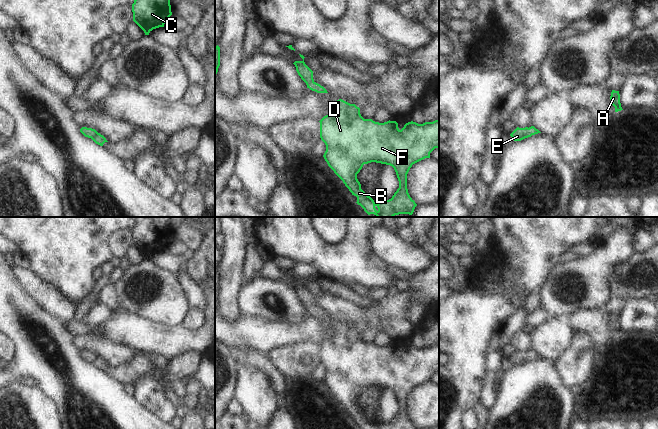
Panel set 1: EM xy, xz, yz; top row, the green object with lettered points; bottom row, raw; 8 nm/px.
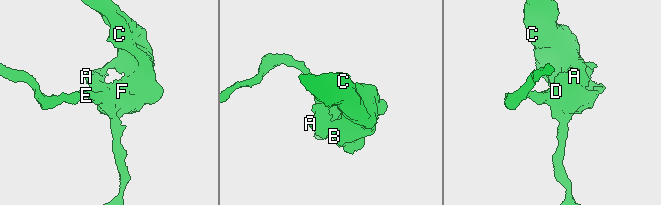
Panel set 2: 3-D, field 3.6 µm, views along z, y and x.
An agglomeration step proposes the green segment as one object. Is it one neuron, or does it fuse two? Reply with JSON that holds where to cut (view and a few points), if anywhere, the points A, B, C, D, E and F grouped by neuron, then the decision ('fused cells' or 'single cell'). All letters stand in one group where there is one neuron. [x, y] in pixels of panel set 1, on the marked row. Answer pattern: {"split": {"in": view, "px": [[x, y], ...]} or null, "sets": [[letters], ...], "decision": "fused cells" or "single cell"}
{"split": null, "sets": [["A", "B", "C", "D", "E", "F"]], "decision": "single cell"}

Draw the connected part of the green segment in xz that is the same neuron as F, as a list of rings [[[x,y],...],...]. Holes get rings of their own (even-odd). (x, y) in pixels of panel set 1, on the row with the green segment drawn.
[[[339,99],[333,105],[333,112],[324,116],[319,122],[320,138],[326,145],[323,155],[325,161],[352,195],[357,197],[356,203],[368,215],[394,217],[399,214],[413,214],[417,204],[408,193],[407,174],[413,164],[430,158],[430,153],[435,148],[439,148],[439,120],[423,124],[411,121],[400,130],[396,121],[379,123],[372,119],[364,119],[359,107]],[[371,162],[392,166],[399,181],[399,188],[392,198],[377,204],[361,189],[361,184],[357,179],[357,174],[363,165]]]

